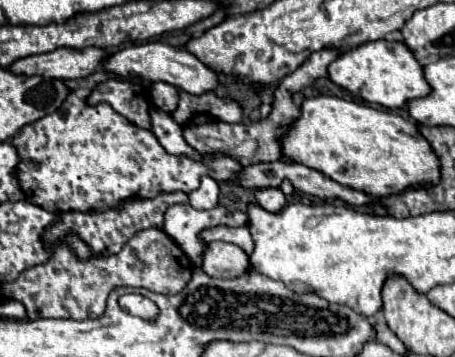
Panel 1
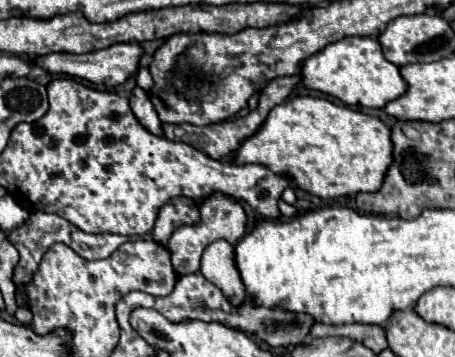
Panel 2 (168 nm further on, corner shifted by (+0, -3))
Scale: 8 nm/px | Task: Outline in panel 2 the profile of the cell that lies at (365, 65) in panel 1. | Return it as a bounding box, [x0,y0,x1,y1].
[301,36,407,108]

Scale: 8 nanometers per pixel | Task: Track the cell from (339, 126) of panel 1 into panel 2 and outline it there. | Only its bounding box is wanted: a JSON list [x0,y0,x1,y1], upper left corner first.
[235,96,391,198]

